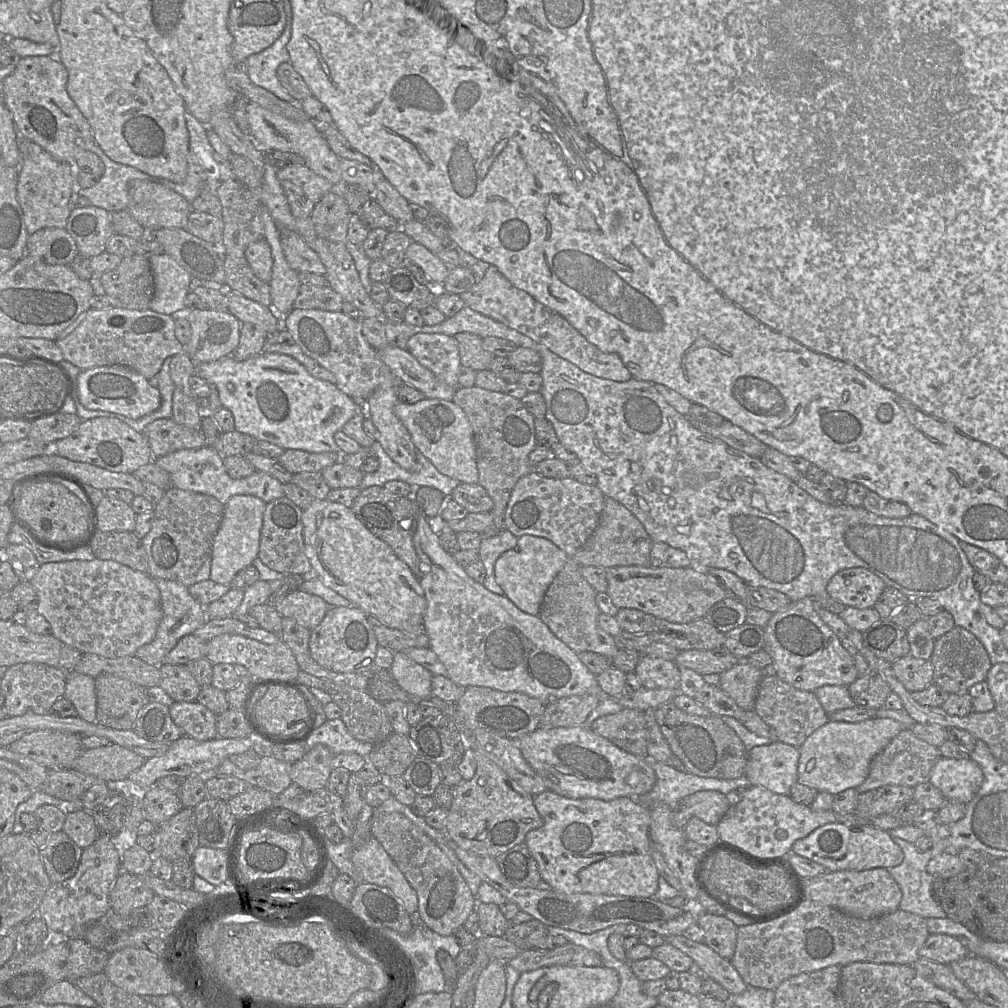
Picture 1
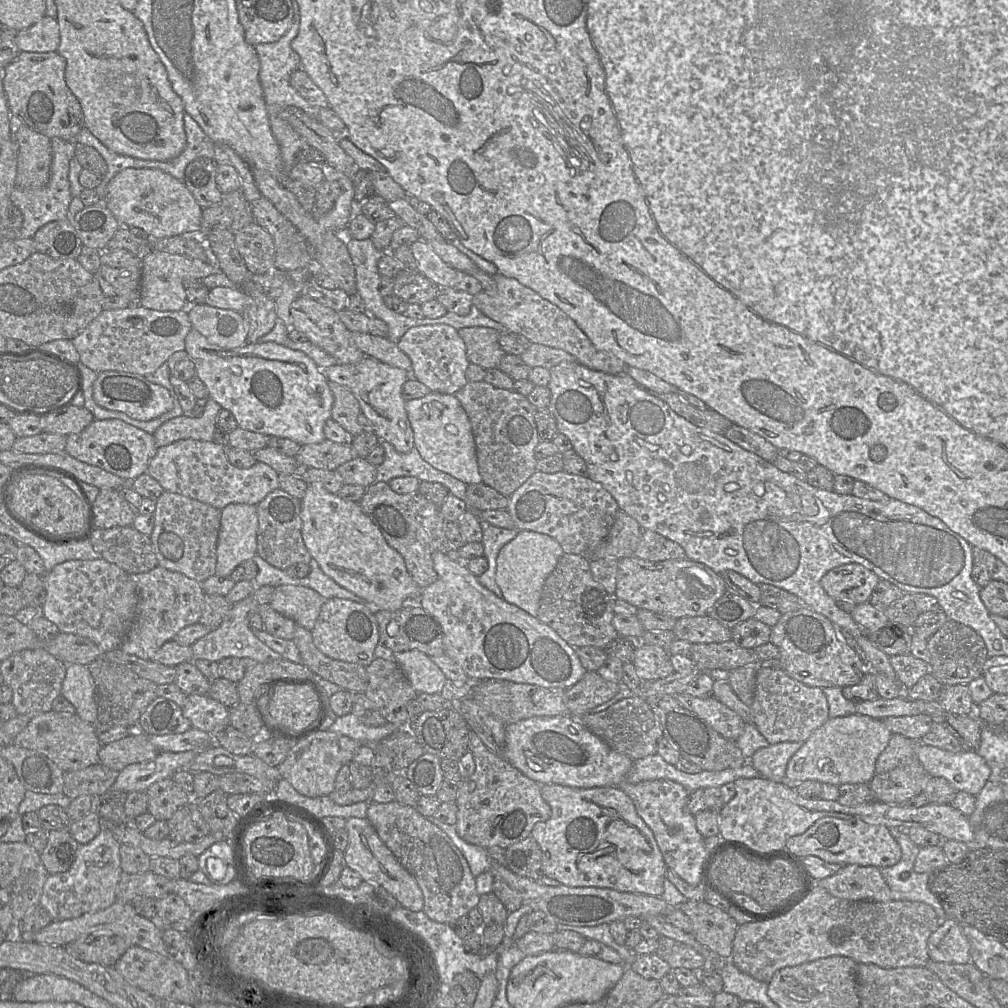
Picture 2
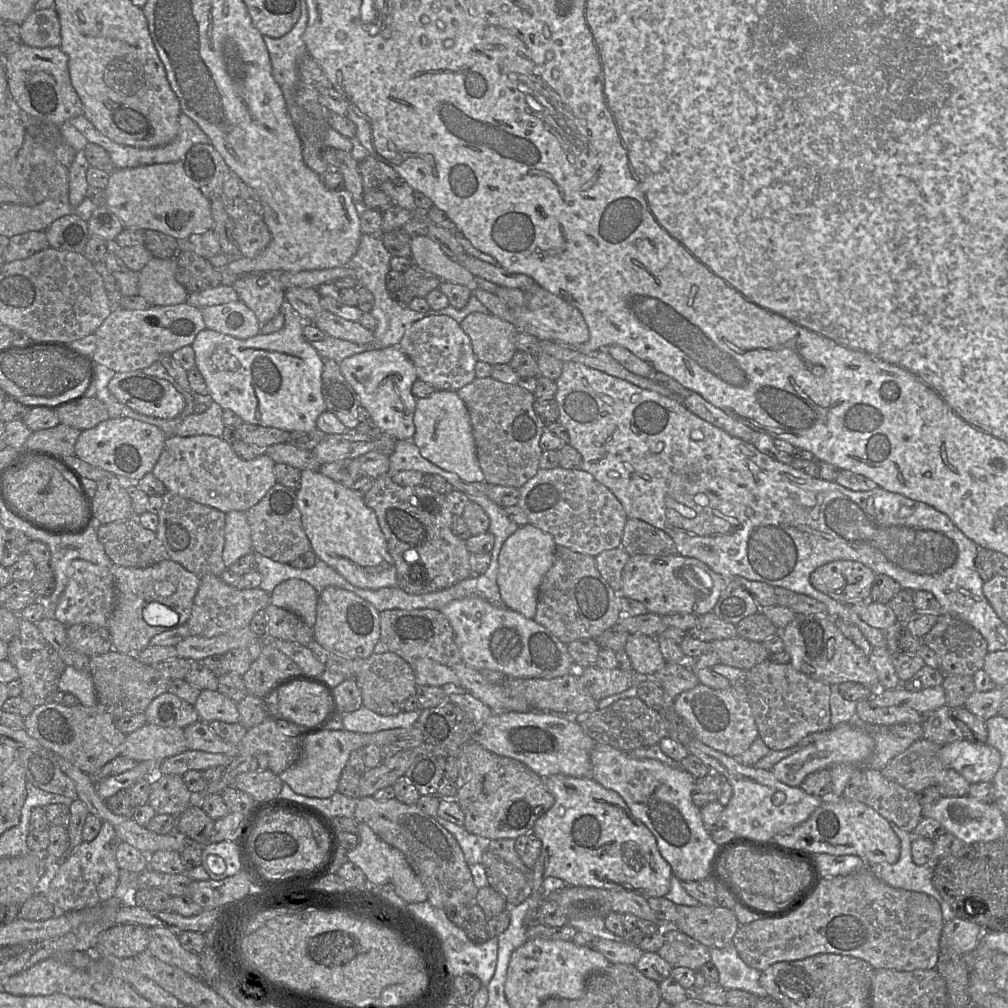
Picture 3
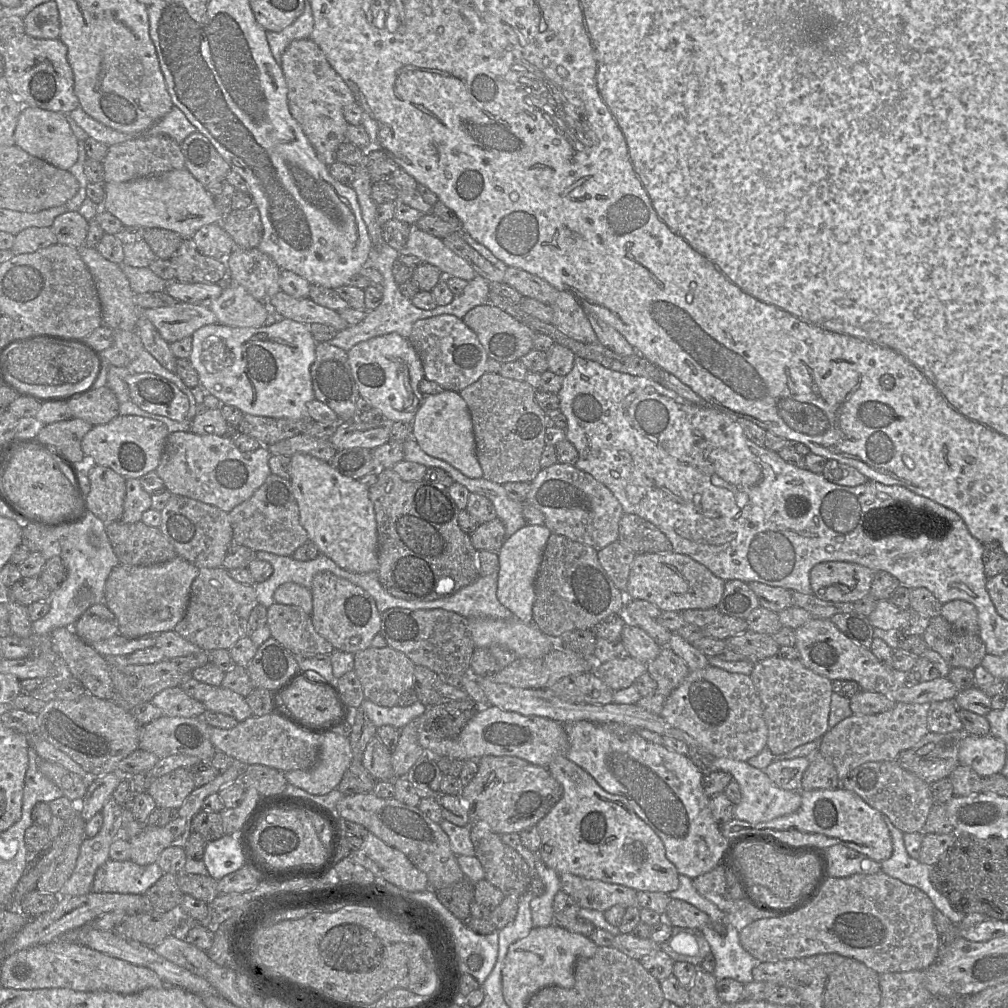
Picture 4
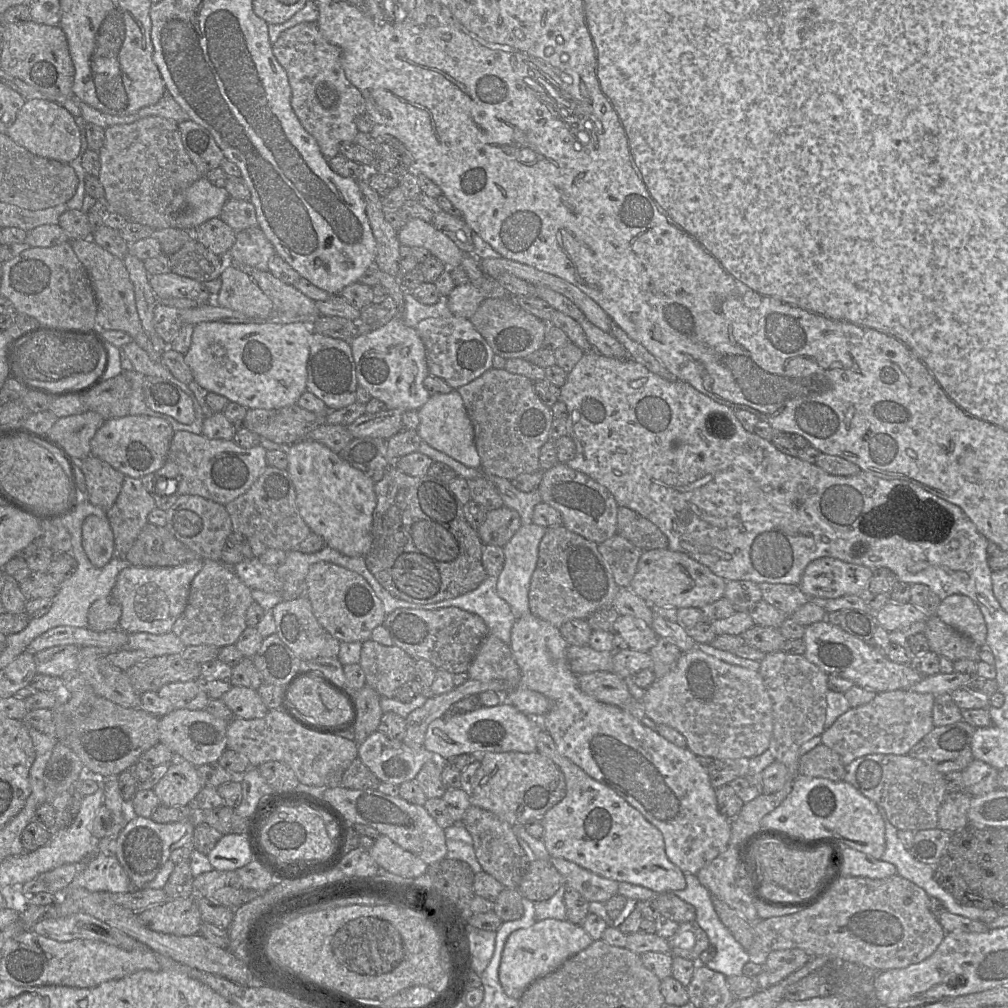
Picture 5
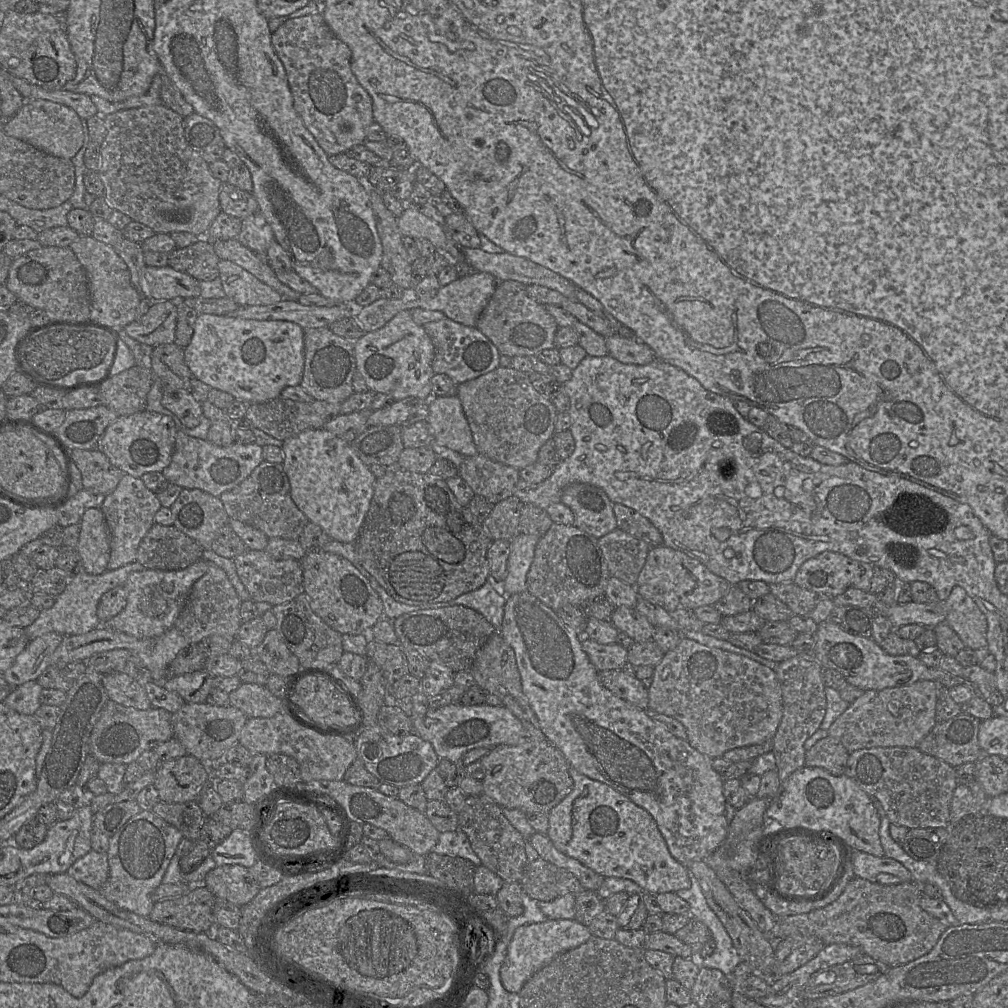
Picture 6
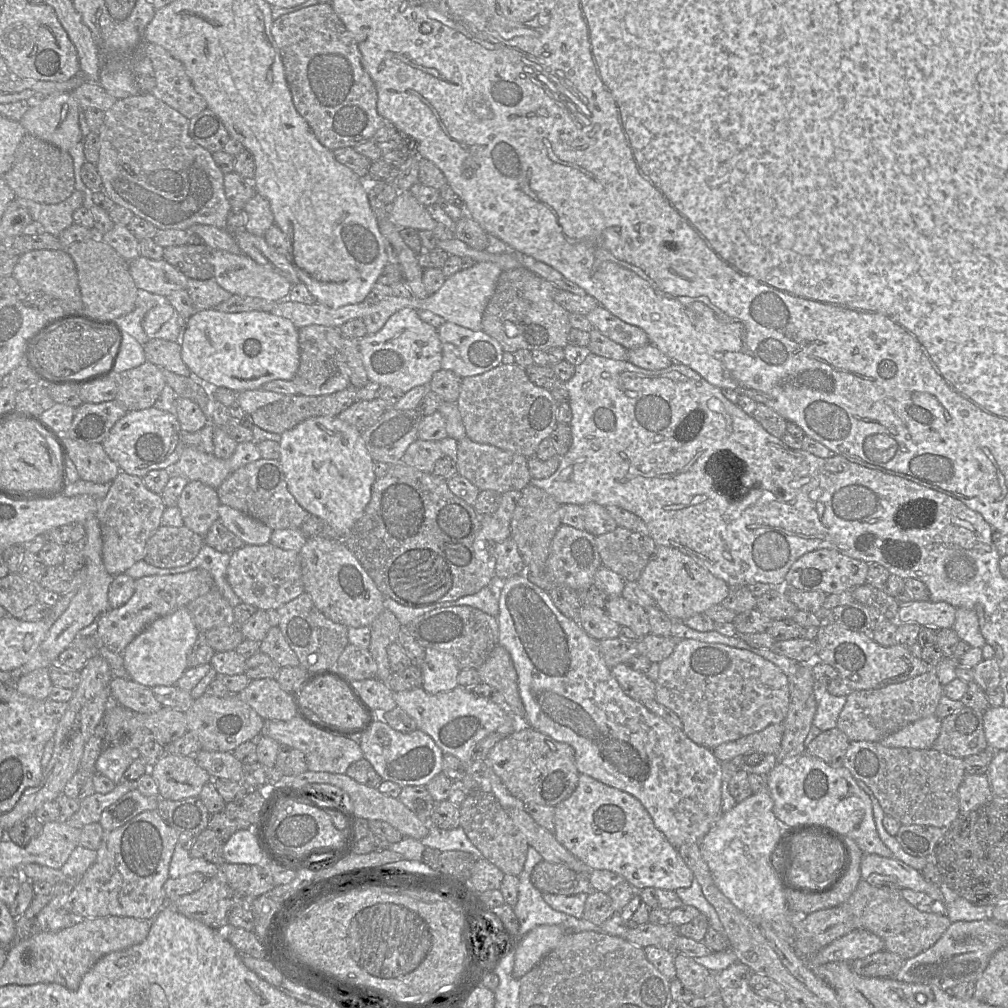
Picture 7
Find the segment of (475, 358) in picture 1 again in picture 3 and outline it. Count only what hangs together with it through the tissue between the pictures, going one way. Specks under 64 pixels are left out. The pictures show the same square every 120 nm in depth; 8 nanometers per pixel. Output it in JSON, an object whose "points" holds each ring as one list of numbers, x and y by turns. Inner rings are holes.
{"points":[[474,312,460,324,471,340,479,361,491,366,508,364,516,352,515,337,519,330,491,313]]}

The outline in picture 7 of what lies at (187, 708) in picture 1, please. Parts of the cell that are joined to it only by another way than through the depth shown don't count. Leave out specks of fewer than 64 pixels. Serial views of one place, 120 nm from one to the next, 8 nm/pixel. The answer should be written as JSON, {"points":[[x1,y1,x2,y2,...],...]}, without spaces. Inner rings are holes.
{"points":[[274,678,251,680,237,696,265,721,287,721,295,717,291,694,284,691]]}

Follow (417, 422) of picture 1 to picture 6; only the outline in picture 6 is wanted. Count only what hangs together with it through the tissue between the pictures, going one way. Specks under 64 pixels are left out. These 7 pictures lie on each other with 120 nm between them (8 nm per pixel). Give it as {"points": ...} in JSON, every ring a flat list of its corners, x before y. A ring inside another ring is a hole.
{"points":[[432,397,428,401,429,414,427,422,430,425,435,442,454,450,465,457,470,457,478,454,478,450,473,440,470,425,464,413,462,403,459,397]]}

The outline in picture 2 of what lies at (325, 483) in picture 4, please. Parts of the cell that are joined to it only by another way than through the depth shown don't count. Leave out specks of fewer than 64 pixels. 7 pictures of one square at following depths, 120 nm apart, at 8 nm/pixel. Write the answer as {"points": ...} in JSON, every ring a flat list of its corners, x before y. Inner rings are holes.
{"points":[[319,483,307,484,305,495,301,499,300,517,302,539,307,550,322,571,337,584,375,604,379,610,396,611,407,606,409,602,419,603,422,589,409,575,403,557,386,542,358,502,344,500,337,494,328,492]]}

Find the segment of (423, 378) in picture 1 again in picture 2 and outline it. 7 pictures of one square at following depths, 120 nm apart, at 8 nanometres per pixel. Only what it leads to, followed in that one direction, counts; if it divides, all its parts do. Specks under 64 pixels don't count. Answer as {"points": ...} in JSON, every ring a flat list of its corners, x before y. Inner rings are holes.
{"points":[[351,332,351,336,357,348,366,356,403,369,412,376,411,360,398,348,397,344,371,333]]}

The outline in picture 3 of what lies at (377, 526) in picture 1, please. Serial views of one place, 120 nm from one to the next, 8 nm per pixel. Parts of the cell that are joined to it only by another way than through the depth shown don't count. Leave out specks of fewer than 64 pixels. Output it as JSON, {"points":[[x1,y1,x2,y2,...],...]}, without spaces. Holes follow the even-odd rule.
{"points":[[387,474,374,479,364,496,365,504,377,516,395,563,396,585,408,594,438,592,475,574,473,555,466,541,453,533,453,513,445,496,423,485,400,486]]}

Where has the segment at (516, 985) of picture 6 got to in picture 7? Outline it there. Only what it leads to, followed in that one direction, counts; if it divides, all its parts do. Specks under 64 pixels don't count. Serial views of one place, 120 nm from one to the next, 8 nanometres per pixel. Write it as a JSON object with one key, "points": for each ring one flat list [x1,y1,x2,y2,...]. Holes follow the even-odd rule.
{"points":[[540,925,530,930,520,940,516,948,514,966,512,970,513,977,516,979,520,979,522,976,528,973,531,969,533,969,550,951,552,951,557,946,560,939,564,936,566,932,575,932,575,931,565,931,565,929,559,925]]}

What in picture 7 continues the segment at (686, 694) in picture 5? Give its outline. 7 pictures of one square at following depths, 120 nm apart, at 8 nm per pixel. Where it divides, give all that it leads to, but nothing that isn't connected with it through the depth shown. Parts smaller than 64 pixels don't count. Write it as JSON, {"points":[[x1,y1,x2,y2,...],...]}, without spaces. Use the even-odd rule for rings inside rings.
{"points":[[693,639,679,640,672,654,659,663,655,688,655,701,677,714,684,734,710,750,759,732,769,725,782,723,788,713,790,699,788,678,773,663,747,650]]}

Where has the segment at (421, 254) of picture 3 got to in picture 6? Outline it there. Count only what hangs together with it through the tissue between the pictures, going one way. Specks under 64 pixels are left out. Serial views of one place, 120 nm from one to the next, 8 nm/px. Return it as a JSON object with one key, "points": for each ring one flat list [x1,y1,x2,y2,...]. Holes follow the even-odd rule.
{"points":[[407,204,397,221,402,236,426,238,436,247,436,251,444,250,447,237,443,226,422,214,416,206]]}

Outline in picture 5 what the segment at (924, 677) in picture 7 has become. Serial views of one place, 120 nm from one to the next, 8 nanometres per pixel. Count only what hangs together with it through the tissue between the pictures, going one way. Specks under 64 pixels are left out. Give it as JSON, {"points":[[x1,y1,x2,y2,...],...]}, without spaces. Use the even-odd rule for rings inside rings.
{"points":[[898,689,878,693,868,704,850,708,821,735,821,743,836,752,846,767,854,760,871,754,908,755,935,726,933,706,936,696]]}

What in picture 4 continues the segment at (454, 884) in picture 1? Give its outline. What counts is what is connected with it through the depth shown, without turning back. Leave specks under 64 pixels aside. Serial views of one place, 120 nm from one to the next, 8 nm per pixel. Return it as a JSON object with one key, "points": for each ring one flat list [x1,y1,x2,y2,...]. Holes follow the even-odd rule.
{"points":[[373,792,344,795,336,805,338,817,363,825,387,845,404,853,428,879,428,887,435,891,464,878,452,852,448,835,438,823,432,821,418,806,411,806,395,798,380,798]]}

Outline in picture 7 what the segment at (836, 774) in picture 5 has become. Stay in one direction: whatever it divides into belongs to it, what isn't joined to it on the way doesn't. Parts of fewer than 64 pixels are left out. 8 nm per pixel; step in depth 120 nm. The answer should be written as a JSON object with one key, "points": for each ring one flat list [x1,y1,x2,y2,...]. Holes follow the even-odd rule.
{"points":[[837,727,821,732,806,748,806,753,832,767,842,767,851,741]]}

